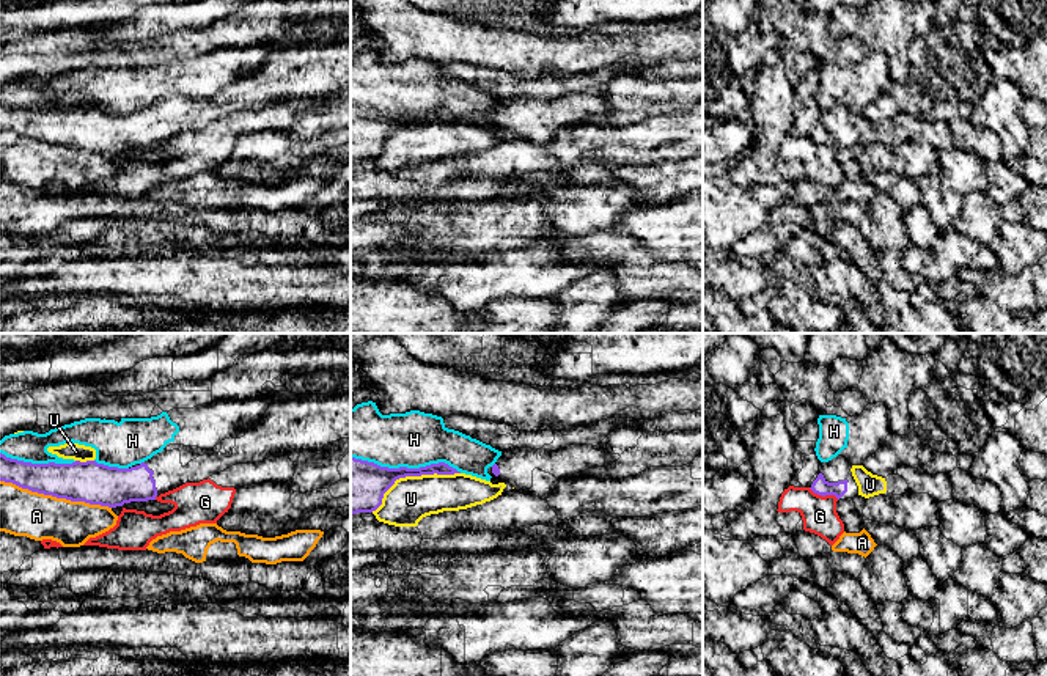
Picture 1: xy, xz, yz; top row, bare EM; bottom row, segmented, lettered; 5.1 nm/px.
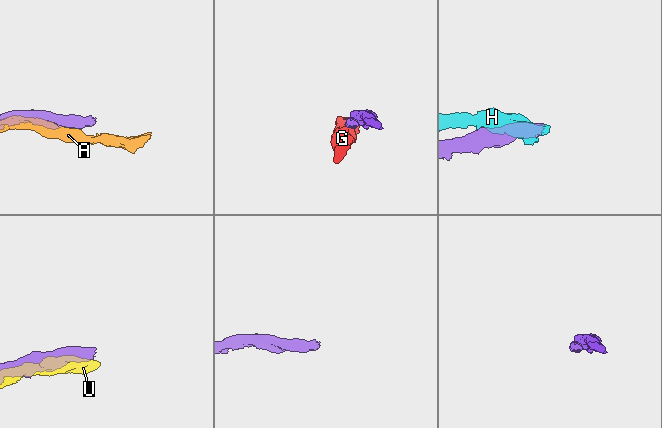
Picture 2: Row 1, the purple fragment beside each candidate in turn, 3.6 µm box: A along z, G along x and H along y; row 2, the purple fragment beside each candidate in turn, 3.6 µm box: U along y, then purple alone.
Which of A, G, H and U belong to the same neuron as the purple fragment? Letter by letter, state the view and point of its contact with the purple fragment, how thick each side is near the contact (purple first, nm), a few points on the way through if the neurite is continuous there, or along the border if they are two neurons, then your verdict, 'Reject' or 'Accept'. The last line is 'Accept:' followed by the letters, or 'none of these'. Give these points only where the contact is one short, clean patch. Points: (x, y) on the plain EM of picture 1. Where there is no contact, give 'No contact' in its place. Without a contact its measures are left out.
A: Touches purple at xy (55, 143). Thickness 220 nm (purple) against 240 nm. Reject
G: Touches purple at yz (824, 143). Thickness 90 nm (purple) against 180 nm. Boundary: yz (808, 135), (818, 142), (838, 146). Reject
H: Touches purple at xz (406, 115). Thickness 260 nm (purple) against 280 nm. Reject
U: Touches purple at xz (411, 123). Thickness 220 nm (purple) against 240 nm. Reject
Accept: none of these

